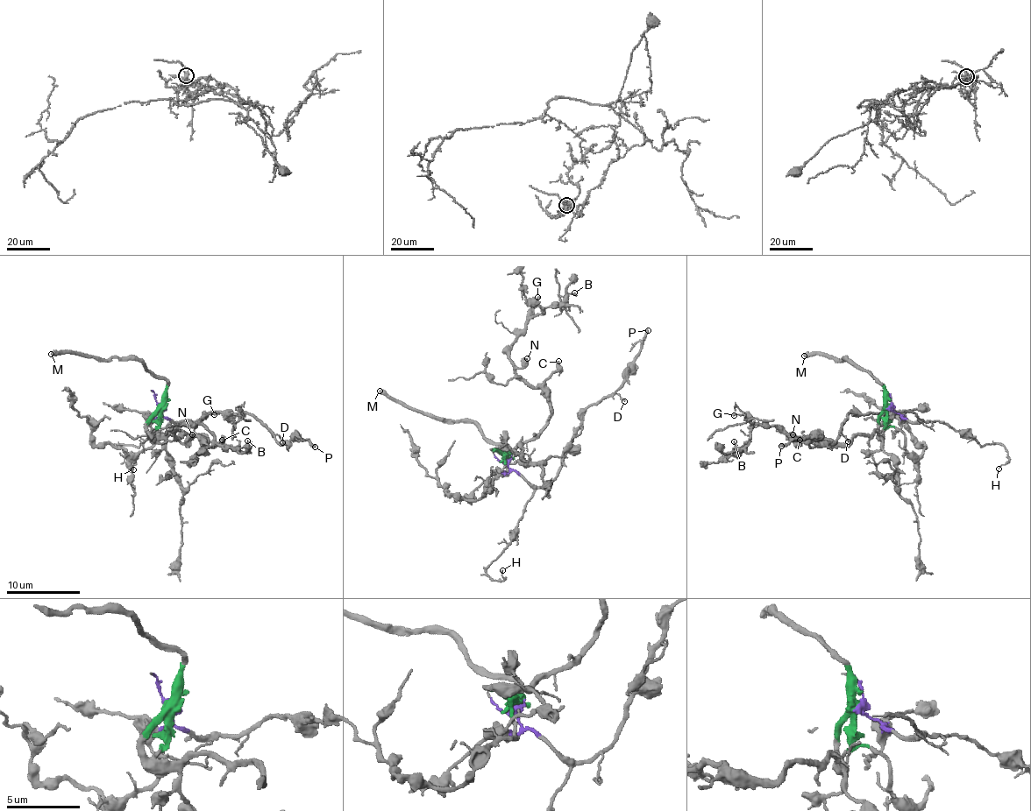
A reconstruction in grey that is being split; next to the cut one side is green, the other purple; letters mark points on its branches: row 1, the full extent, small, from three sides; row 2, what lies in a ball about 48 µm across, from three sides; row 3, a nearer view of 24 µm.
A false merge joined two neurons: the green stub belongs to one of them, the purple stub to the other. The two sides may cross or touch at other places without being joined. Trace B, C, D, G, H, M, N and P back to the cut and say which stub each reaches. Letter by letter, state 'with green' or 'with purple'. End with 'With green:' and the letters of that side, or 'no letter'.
B: with green
C: with green
D: with purple
G: with green
H: with purple
M: with green
N: with green
P: with purple
With green: B, C, G, M, N

